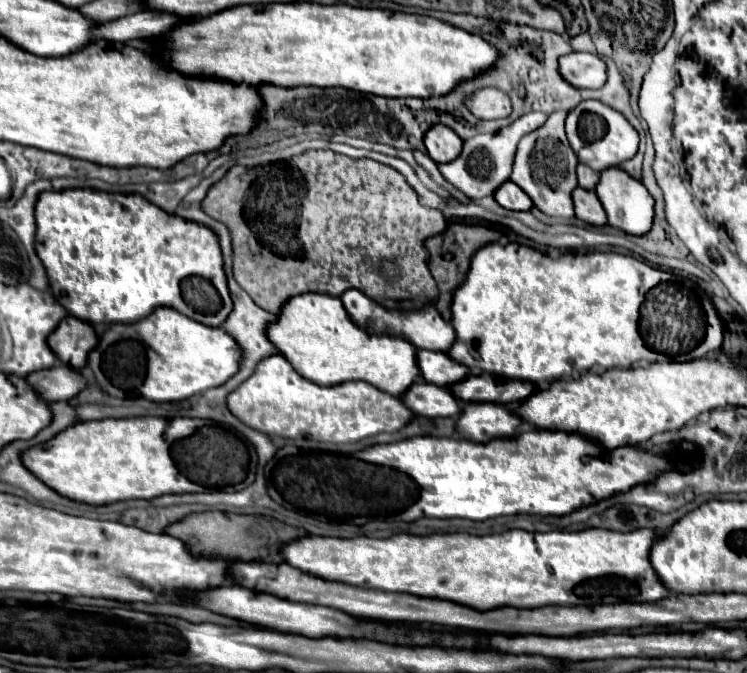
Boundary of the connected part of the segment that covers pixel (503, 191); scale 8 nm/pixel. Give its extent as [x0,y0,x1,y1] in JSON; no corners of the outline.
[494,180,532,210]

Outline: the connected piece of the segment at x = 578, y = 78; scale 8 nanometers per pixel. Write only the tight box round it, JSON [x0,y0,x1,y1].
[558,52,606,88]

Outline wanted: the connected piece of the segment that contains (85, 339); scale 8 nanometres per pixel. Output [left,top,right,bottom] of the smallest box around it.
[48,316,98,370]

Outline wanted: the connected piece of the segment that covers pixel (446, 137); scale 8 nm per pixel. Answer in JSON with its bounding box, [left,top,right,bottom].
[424,124,462,164]

